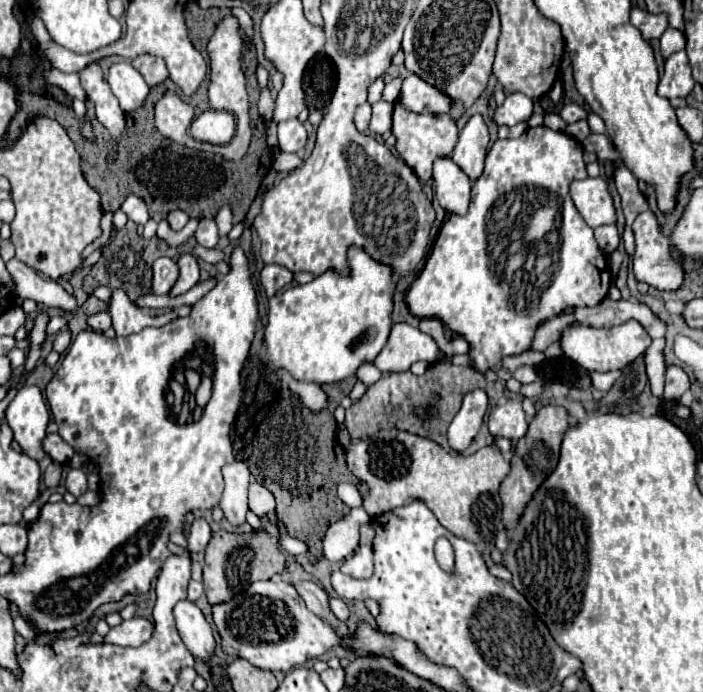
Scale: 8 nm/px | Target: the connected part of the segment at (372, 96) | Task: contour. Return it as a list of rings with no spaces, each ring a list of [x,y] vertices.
[[[378,77],[370,87],[368,87],[368,103],[376,103],[382,97],[382,89],[384,89],[384,81],[382,77]]]

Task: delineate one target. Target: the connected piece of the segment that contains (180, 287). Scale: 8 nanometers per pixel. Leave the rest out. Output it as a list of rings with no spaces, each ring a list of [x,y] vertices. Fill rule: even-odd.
[[[182,253],[178,259],[178,267],[180,267],[180,277],[178,277],[176,285],[172,287],[170,295],[182,295],[182,293],[190,291],[200,279],[198,259],[192,253]]]

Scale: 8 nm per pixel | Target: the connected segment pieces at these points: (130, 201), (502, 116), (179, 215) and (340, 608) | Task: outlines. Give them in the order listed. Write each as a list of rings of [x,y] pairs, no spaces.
[[[128,195],[126,201],[122,203],[122,211],[128,215],[128,219],[132,219],[134,223],[146,223],[150,217],[148,217],[148,209],[146,209],[146,203],[136,197],[136,195]]]
[[[510,93],[502,107],[496,109],[494,121],[496,125],[518,125],[522,121],[528,121],[532,115],[532,99],[524,93]]]
[[[170,211],[168,217],[166,217],[166,221],[170,223],[170,227],[172,227],[174,231],[180,231],[180,229],[188,223],[188,215],[186,215],[184,211]]]
[[[332,597],[332,599],[330,599],[330,607],[332,607],[332,611],[334,611],[334,615],[336,615],[338,619],[348,621],[348,617],[350,617],[350,609],[348,609],[348,605],[346,605],[342,599]]]

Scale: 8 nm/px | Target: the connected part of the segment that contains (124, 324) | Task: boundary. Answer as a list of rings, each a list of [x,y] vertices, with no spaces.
[[[116,289],[112,293],[112,301],[110,301],[108,311],[112,315],[112,327],[114,327],[116,335],[140,333],[144,327],[160,327],[160,325],[166,325],[168,321],[176,319],[174,311],[168,311],[164,315],[156,315],[156,317],[146,315],[144,309],[134,305],[122,289]]]

